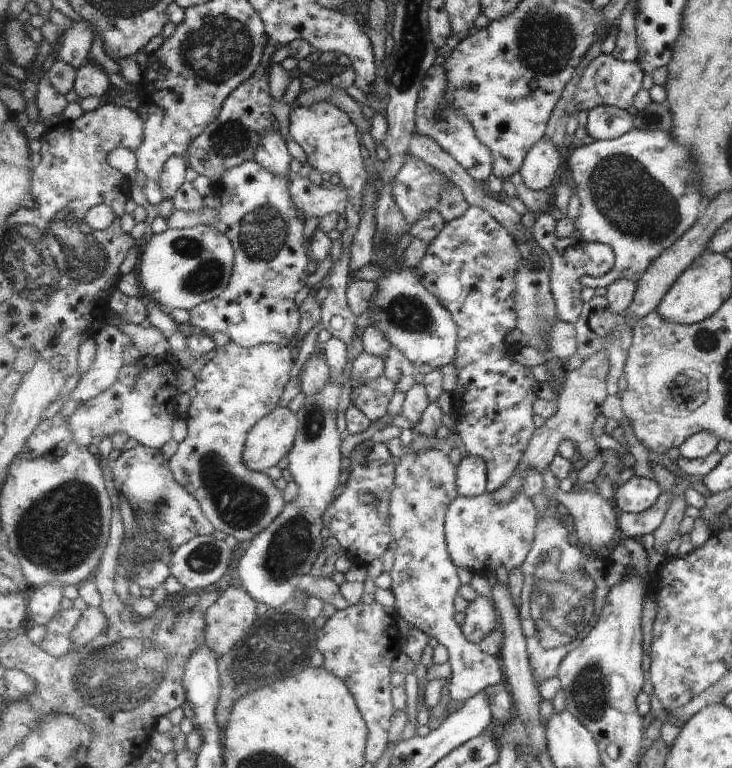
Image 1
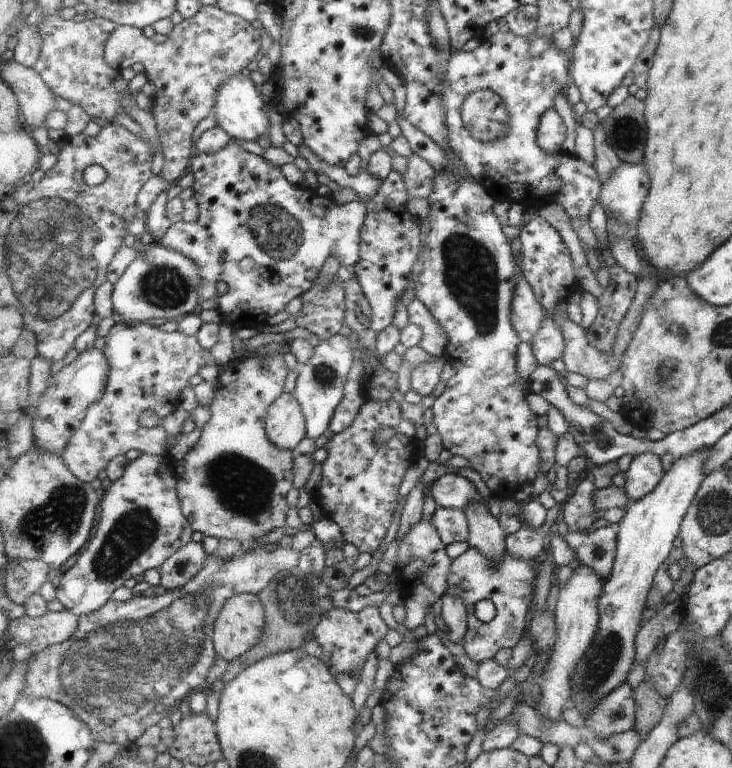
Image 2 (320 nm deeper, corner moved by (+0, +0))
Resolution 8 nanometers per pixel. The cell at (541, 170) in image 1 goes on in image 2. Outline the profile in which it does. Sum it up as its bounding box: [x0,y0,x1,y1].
[537,109,567,155]

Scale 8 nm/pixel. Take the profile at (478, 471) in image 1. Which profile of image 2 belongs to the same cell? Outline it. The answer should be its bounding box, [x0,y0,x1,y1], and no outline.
[429,474,488,510]

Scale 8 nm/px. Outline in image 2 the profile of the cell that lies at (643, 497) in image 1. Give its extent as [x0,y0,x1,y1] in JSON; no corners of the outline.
[623,453,666,502]

